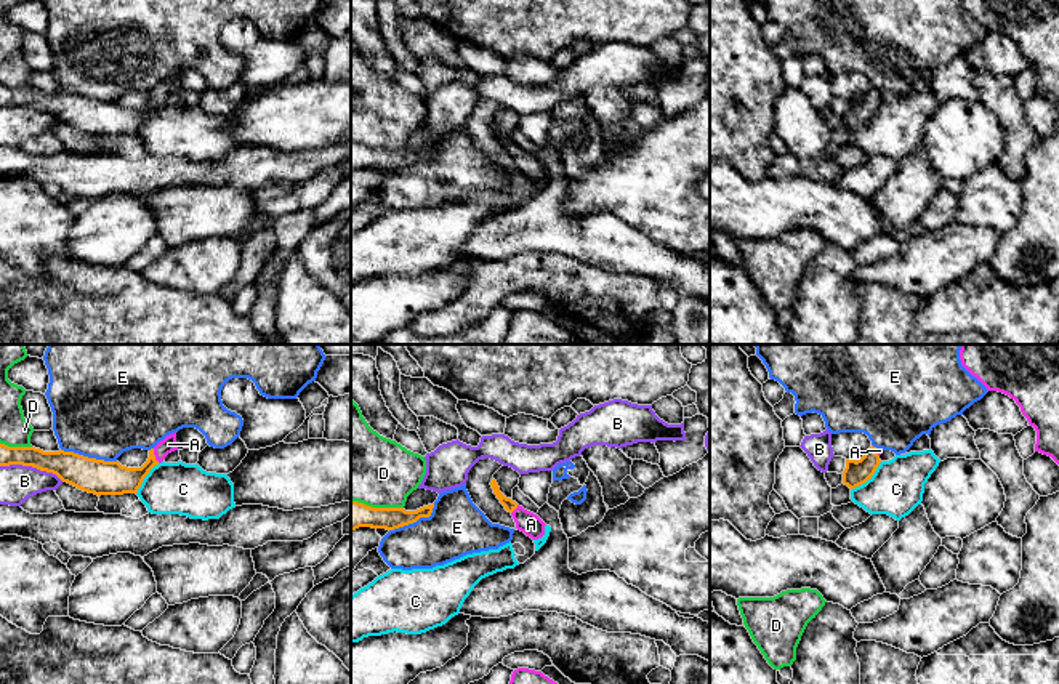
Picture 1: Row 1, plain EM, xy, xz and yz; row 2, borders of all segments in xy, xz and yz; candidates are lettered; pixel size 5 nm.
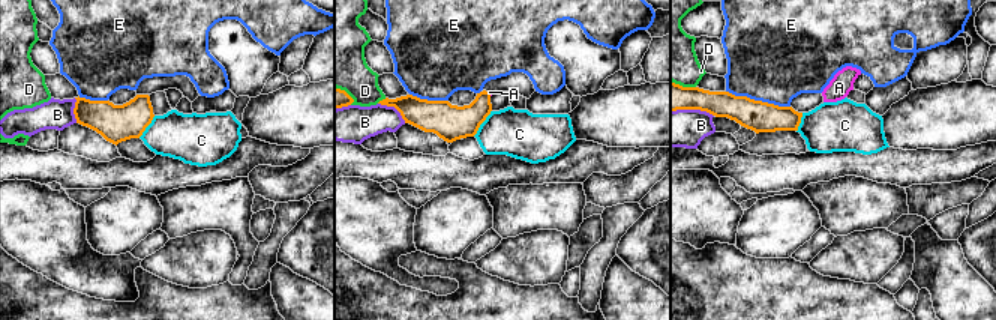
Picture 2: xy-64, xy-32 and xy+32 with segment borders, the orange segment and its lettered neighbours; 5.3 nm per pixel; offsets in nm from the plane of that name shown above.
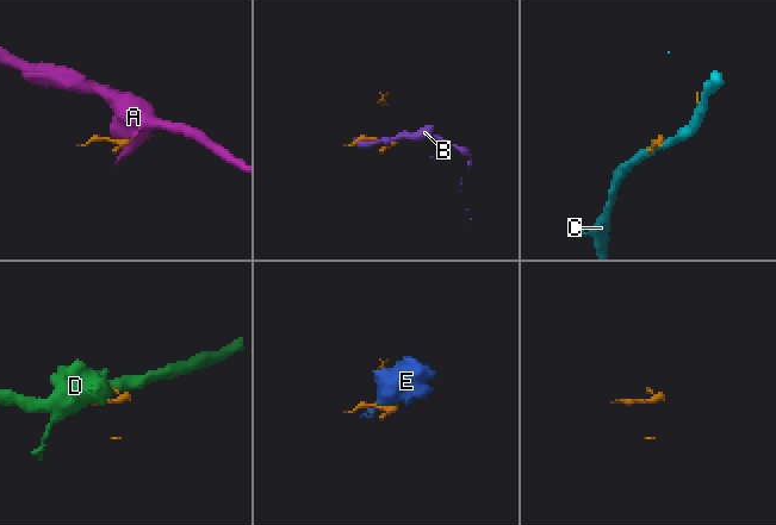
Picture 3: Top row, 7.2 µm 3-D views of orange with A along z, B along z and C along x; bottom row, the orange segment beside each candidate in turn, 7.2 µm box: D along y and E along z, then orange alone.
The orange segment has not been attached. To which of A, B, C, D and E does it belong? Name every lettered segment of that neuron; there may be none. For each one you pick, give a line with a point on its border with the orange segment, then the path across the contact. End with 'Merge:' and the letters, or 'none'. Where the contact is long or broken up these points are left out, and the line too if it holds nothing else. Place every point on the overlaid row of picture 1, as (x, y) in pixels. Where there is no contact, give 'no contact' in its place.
A: xy (154, 455)
Merge: A

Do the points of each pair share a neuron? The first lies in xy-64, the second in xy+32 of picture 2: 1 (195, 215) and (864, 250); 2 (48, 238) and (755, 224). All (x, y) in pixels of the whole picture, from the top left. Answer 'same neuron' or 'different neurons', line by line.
1: different neurons
2: different neurons

